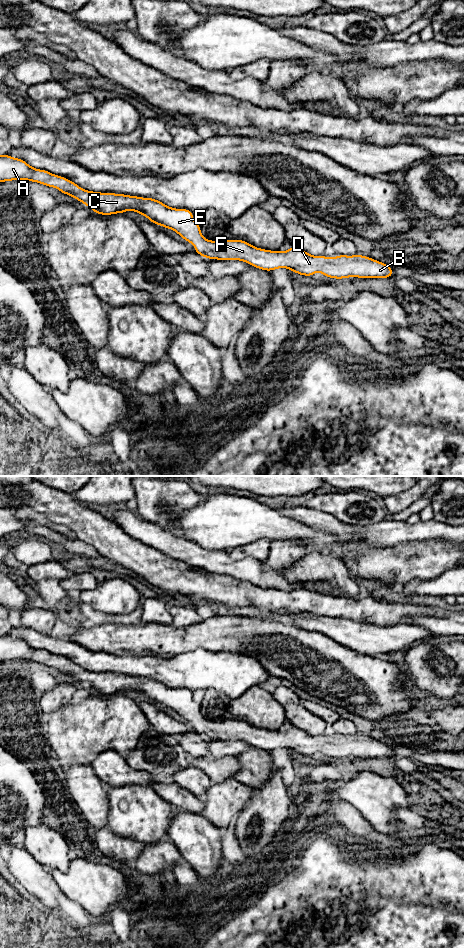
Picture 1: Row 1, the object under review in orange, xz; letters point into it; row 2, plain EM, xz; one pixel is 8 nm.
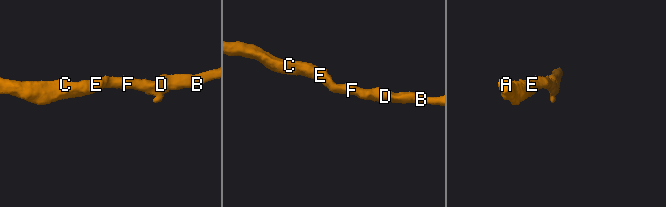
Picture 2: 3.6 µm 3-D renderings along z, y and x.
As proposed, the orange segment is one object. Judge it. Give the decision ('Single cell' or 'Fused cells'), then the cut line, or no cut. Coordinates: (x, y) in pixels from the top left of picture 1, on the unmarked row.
Single cell. No split

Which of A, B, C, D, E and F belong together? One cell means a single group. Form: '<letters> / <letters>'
A B C D E F

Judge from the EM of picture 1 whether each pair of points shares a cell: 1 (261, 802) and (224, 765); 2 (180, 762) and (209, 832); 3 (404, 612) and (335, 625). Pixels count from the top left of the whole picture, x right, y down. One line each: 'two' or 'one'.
1: two
2: one
3: two

